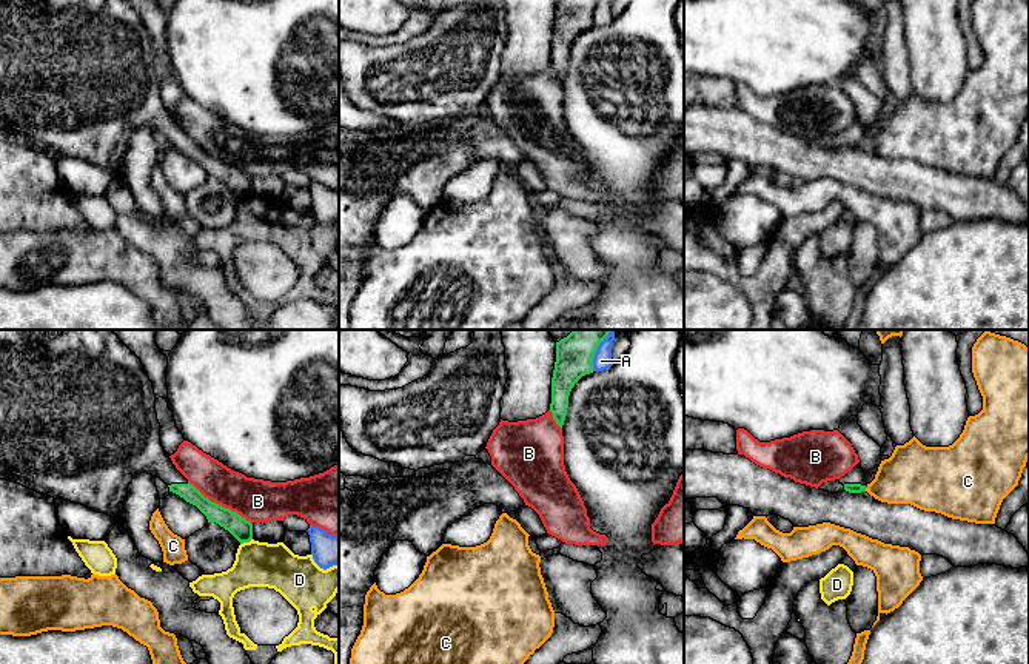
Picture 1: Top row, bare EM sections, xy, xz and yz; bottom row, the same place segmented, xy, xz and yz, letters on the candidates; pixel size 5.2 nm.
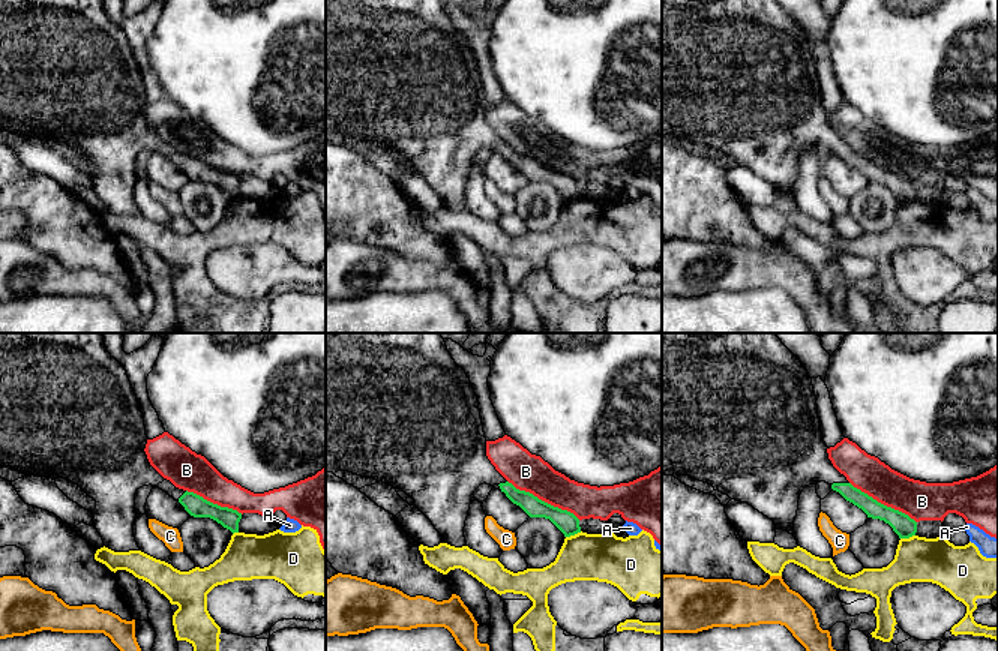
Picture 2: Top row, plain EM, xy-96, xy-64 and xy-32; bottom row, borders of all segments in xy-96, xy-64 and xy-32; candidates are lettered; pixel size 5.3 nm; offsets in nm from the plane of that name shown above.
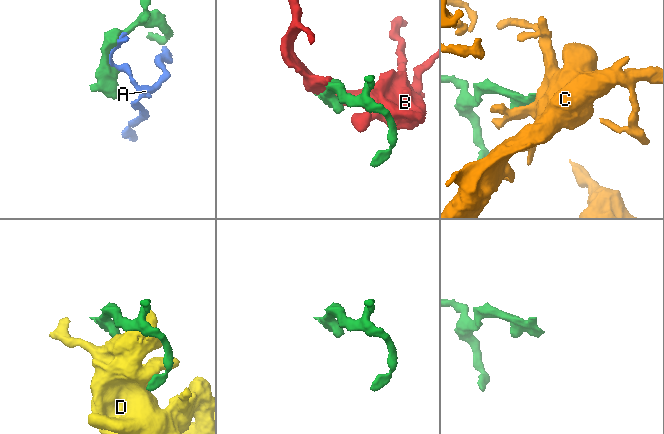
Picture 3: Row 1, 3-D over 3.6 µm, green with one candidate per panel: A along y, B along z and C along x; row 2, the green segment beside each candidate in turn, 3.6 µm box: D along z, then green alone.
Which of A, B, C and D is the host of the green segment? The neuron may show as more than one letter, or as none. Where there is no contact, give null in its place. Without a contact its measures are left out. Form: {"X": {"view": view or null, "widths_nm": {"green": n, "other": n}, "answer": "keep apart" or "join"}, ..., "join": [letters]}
{"A": {"view": "xz", "widths_nm": {"green": 200, "other": 100}, "answer": "keep apart"}, "B": {"view": "xy", "widths_nm": {"green": 110, "other": 220}, "answer": "keep apart"}, "C": {"view": "yz", "widths_nm": {"green": 50, "other": 300}, "answer": "keep apart"}, "D": {"view": "xy", "widths_nm": {"green": 110, "other": 240}, "answer": "keep apart"}, "join": []}

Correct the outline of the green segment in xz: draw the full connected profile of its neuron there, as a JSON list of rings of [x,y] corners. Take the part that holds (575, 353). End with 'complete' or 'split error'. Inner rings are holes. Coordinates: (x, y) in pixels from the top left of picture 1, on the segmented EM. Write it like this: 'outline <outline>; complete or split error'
outline [[[573,330],[567,337],[556,342],[550,411],[561,428],[565,421],[570,391],[582,376],[593,373],[595,353],[608,333],[610,330]]]; complete

